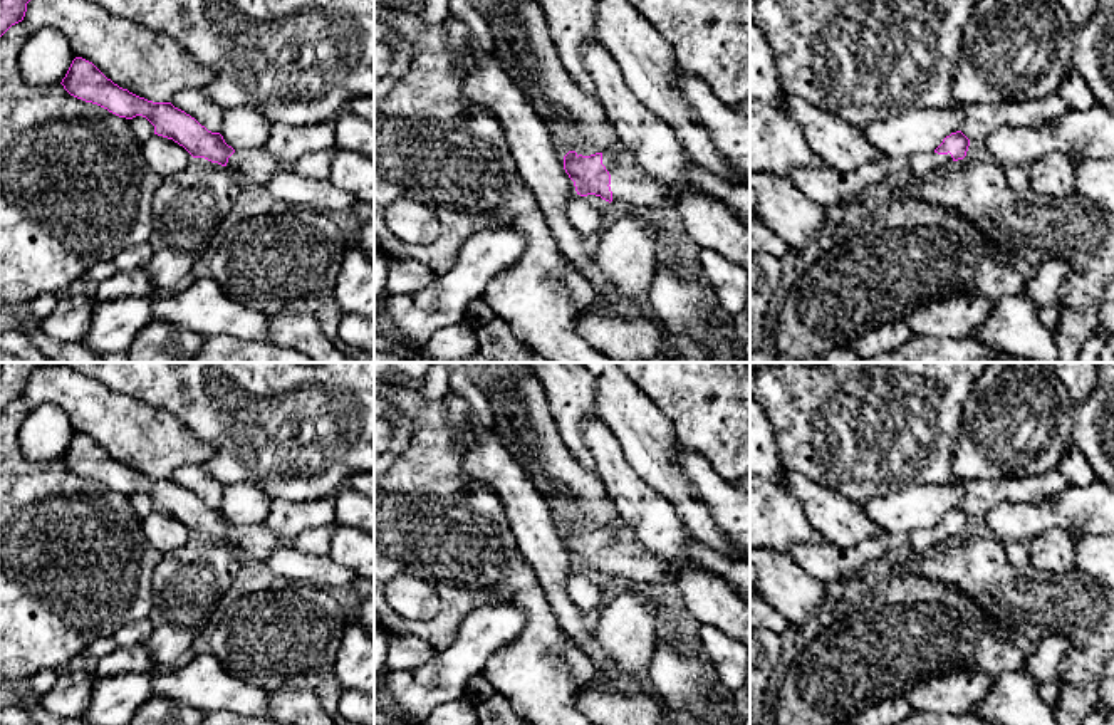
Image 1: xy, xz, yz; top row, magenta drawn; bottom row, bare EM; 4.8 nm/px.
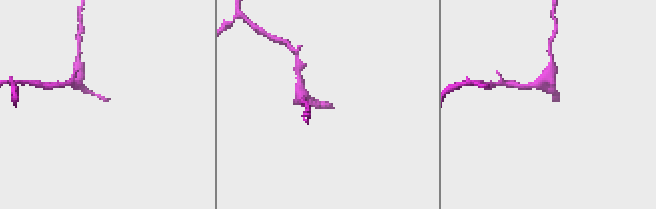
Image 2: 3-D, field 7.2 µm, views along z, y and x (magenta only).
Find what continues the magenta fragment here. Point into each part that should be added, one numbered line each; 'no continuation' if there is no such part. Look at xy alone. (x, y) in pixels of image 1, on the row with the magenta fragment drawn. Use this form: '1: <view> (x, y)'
1: xy (259, 166)

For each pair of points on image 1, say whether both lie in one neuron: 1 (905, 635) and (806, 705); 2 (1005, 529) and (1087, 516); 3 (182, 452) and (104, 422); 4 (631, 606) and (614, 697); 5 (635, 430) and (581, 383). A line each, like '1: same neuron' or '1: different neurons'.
1: same neuron
2: same neuron
3: same neuron
4: same neuron
5: different neurons

